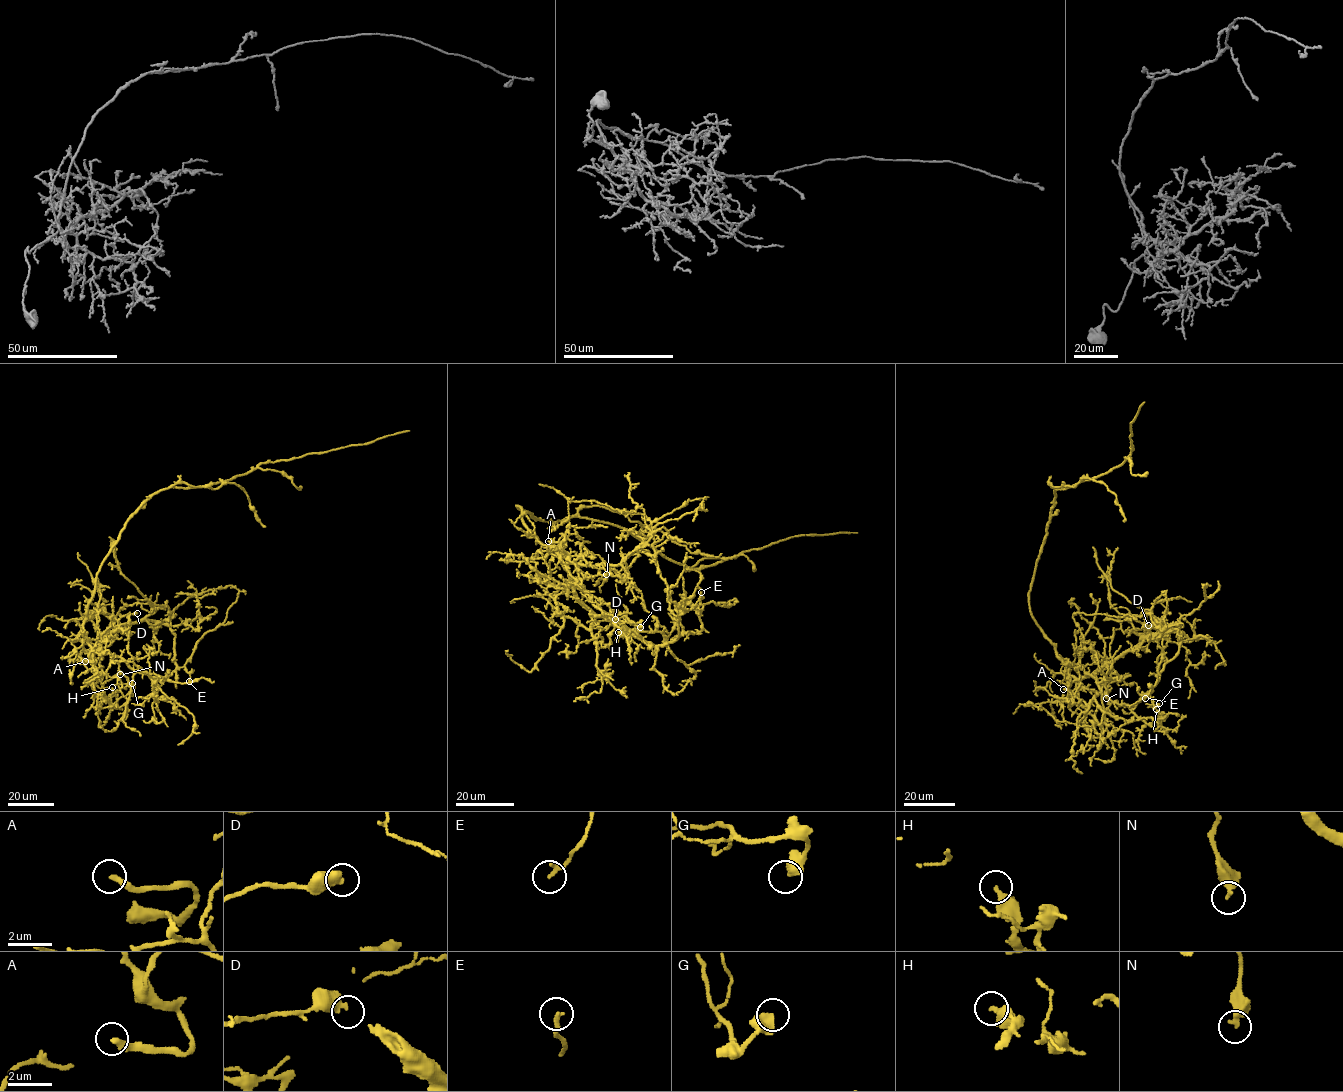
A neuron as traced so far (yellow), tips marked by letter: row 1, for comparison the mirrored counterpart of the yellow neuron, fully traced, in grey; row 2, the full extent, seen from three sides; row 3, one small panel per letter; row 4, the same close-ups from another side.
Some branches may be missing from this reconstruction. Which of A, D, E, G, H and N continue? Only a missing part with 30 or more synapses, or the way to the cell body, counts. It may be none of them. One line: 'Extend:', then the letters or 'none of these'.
Extend: A

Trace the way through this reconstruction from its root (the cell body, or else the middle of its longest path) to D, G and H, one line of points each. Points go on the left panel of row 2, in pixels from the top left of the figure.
D: (96, 575), (95, 590), (83, 625), (92, 653), (106, 634), (117, 626), (121, 617), (137, 613)
G: (96, 575), (95, 590), (83, 625), (93, 665), (102, 683), (120, 673), (134, 687), (132, 683)
H: (96, 575), (95, 590), (83, 628), (92, 652), (93, 665), (110, 706), (112, 687)

